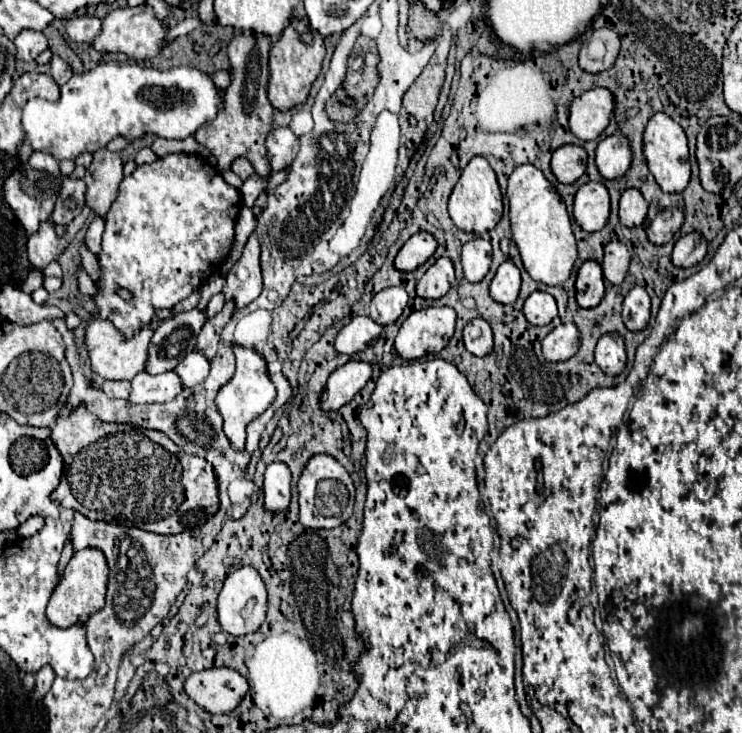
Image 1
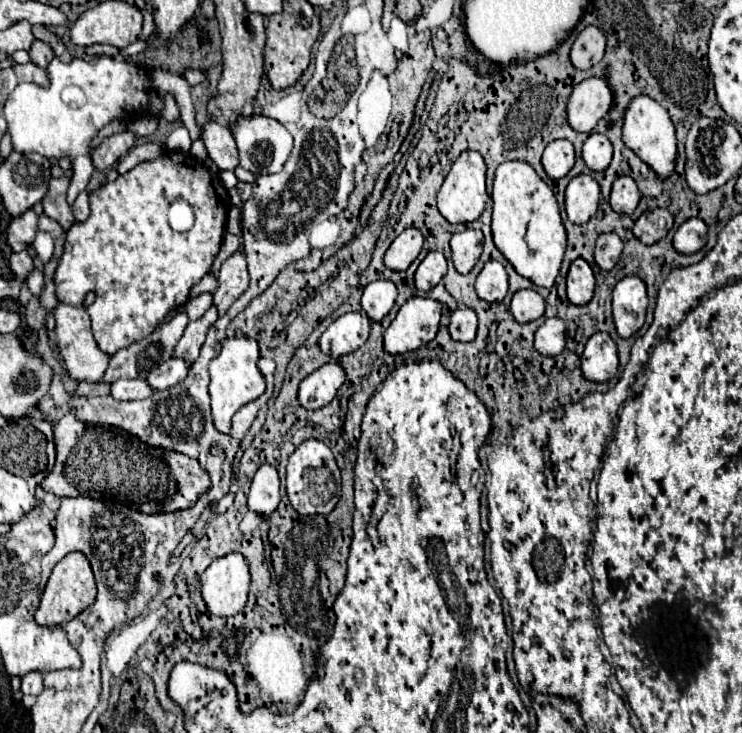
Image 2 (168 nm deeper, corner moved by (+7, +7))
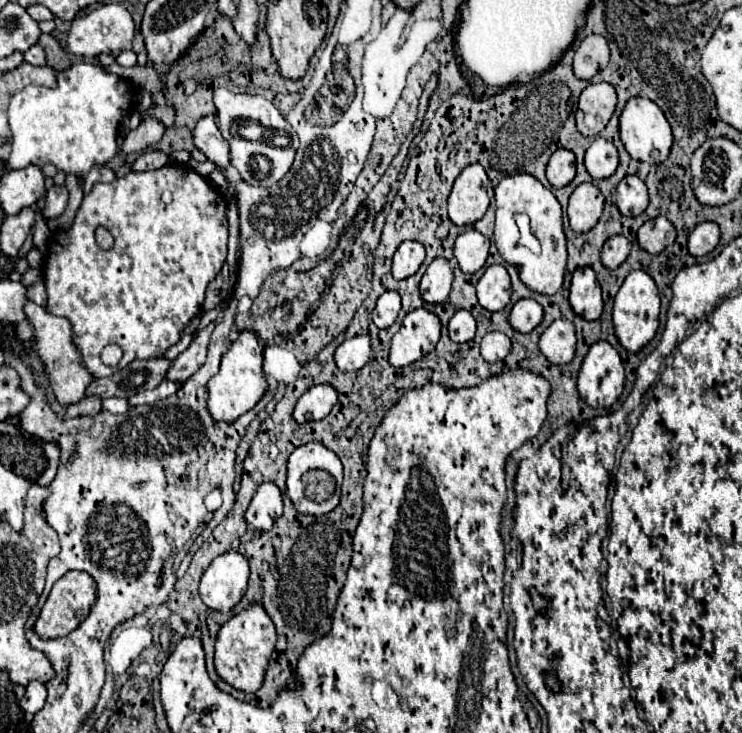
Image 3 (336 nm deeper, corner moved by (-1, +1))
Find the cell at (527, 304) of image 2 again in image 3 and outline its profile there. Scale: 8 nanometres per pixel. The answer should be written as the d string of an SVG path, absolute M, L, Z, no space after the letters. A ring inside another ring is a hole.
M524 298L512 306L508 322L514 330L526 334L526 332L532 332L542 322L542 314L544 314L544 310L536 300Z

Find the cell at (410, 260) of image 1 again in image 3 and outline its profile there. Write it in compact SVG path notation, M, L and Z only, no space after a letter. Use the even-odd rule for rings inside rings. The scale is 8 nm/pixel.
M402 242L392 258L392 276L396 280L404 280L420 268L424 262L424 246L420 242Z

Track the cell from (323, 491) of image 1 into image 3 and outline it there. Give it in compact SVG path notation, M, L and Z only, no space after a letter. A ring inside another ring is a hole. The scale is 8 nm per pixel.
M308 442L304 446L298 446L290 454L286 494L300 514L322 516L332 512L340 502L340 484L342 484L342 462L326 446L318 442Z

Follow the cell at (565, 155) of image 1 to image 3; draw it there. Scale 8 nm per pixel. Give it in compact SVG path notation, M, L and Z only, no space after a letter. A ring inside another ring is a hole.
M556 150L546 166L546 178L554 188L562 188L572 182L576 174L574 154L570 150Z

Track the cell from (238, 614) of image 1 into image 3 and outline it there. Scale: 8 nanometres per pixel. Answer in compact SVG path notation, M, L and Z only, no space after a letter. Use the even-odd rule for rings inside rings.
M224 552L216 556L200 580L202 602L218 612L230 612L246 592L250 568L248 560L236 552Z

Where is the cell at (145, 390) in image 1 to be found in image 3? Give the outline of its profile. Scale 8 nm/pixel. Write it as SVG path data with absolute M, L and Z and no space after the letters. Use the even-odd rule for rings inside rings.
M108 398L108 400L102 402L102 410L112 412L112 414L126 414L128 402L124 398Z

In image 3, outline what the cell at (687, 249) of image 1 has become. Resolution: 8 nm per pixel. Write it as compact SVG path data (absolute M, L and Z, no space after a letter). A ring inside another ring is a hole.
M702 222L688 236L688 250L692 256L706 256L718 246L718 240L720 240L718 224L716 222Z

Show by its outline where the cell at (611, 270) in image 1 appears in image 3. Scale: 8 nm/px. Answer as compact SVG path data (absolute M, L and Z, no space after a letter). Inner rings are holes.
M612 236L602 248L602 264L606 268L618 268L630 254L630 240L626 236Z

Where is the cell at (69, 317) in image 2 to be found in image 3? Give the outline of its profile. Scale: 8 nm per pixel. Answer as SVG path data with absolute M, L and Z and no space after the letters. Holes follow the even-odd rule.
M34 302L24 304L24 314L26 314L28 322L32 324L34 350L38 354L38 358L44 362L44 370L46 370L46 376L48 376L48 382L50 382L56 402L62 406L80 402L84 398L86 386L94 380L94 376L80 364L80 354L72 344L72 324L66 318L48 314L42 306L38 306Z

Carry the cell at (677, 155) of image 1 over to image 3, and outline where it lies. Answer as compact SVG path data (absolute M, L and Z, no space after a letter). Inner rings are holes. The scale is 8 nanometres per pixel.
M630 98L620 114L620 140L630 154L630 158L648 162L648 164L660 164L666 160L670 148L672 148L672 130L662 114L662 110L648 98Z

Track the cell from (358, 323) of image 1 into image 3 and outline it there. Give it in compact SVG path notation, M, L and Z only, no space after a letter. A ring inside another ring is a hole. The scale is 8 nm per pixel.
M356 336L350 340L344 340L336 350L336 364L344 372L360 370L372 356L370 348L370 336Z

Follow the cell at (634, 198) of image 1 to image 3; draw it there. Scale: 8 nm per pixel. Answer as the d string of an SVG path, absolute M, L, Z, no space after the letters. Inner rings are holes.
M624 176L616 188L616 206L622 216L638 216L648 206L646 184L638 176Z

